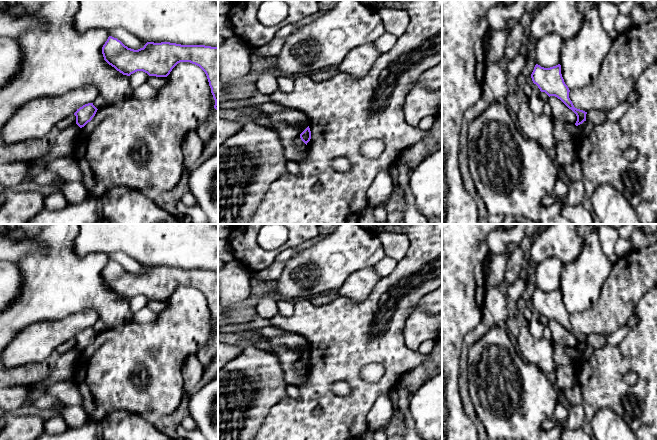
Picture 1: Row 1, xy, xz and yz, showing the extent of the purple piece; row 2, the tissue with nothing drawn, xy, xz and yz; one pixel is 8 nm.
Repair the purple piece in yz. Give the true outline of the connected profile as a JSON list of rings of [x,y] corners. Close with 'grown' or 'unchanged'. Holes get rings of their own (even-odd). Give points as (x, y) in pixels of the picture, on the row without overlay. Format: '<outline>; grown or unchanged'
[[[536,288],[531,298],[531,302],[541,316],[545,316],[549,321],[557,321],[576,338],[576,350],[586,345],[587,336],[575,332],[569,322],[570,314],[562,301],[560,288],[550,292],[544,292]]]; unchanged

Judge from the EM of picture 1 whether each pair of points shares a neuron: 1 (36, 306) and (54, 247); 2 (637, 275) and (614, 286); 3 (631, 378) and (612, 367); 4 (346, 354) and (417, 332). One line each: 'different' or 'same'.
1: same
2: same
3: different
4: different

